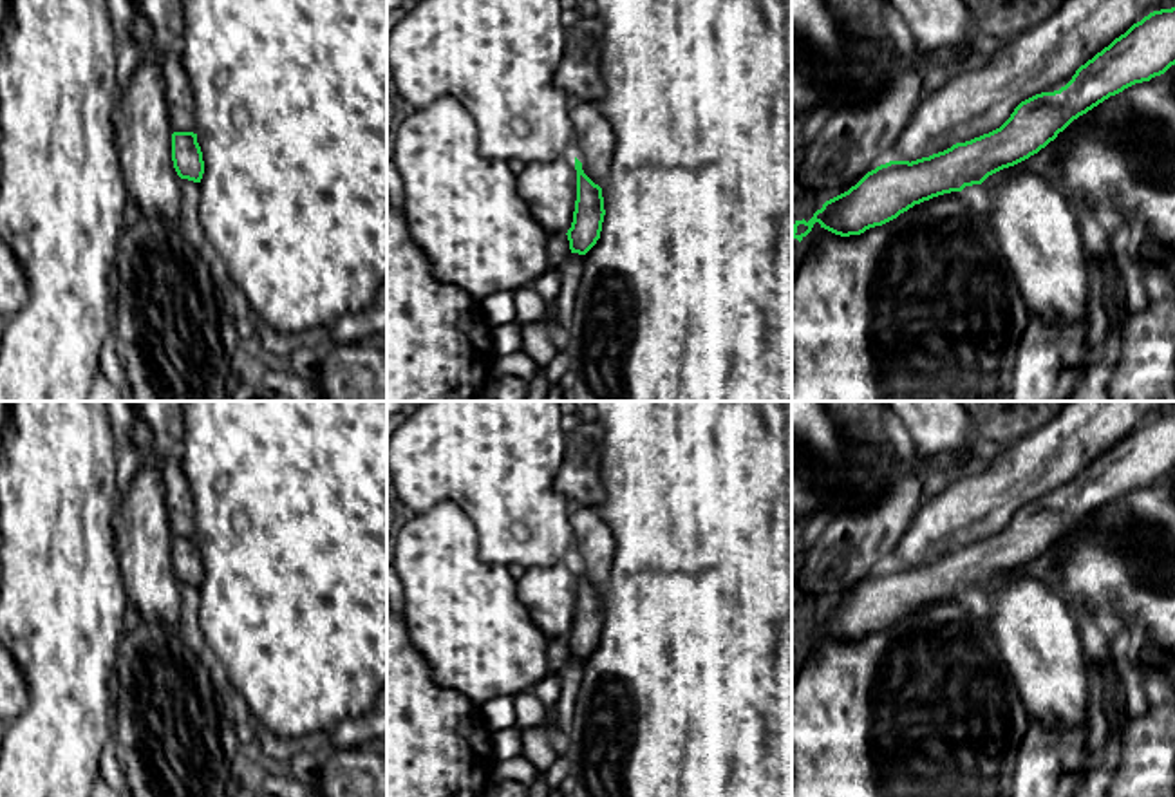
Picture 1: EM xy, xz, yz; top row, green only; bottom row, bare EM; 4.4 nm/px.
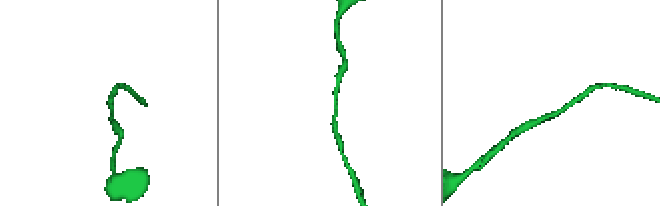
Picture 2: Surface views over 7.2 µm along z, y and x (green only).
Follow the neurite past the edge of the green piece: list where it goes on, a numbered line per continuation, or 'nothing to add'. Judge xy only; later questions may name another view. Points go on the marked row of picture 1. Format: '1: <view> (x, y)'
nothing to add

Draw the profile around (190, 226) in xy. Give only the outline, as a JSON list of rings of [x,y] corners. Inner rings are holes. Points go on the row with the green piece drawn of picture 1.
[[[179,179],[179,186],[181,186],[181,202],[177,219],[179,230],[186,237],[186,240],[201,253],[201,257],[212,262],[215,269],[217,286],[224,295],[224,305],[233,316],[233,320],[237,320],[244,313],[244,307],[240,304],[237,289],[231,286],[219,260],[212,253],[199,219],[201,184],[188,179]]]

